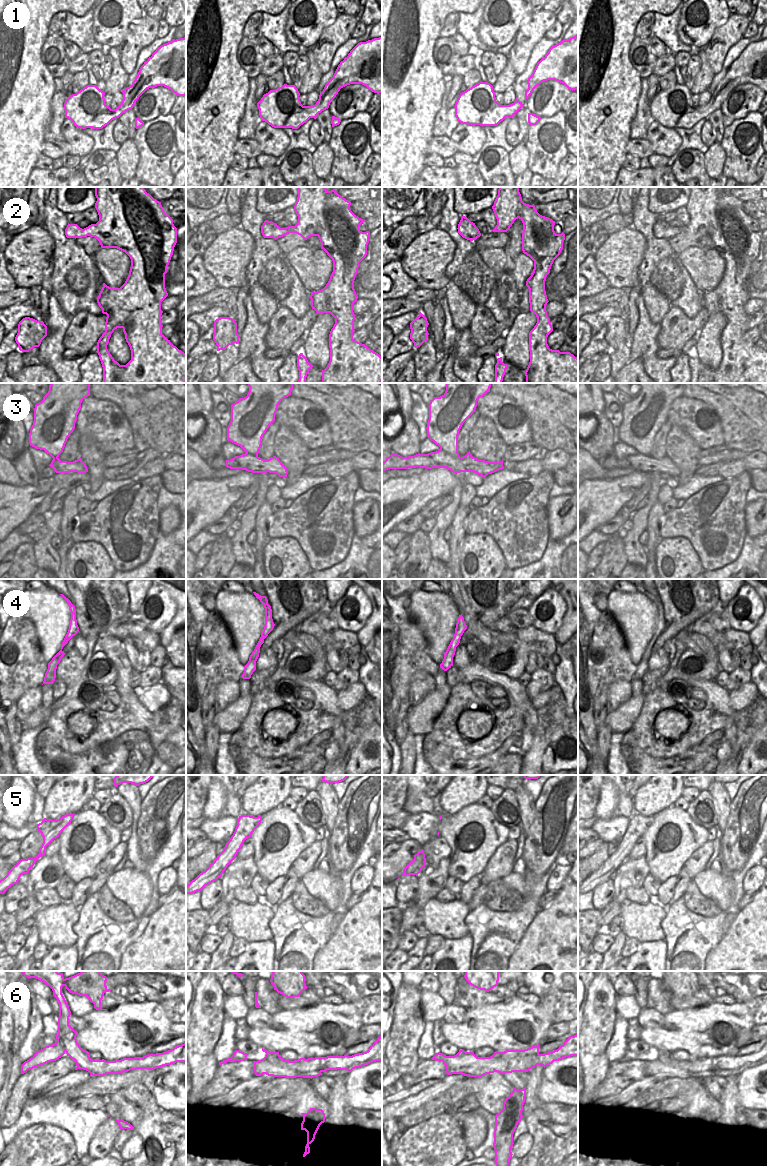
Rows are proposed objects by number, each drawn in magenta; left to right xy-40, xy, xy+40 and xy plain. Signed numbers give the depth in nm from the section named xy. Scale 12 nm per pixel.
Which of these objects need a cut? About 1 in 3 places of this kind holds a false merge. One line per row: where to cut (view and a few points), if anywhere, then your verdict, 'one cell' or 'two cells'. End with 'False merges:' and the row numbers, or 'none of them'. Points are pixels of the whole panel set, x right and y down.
1: no cut; one cell
2: no cut; one cell
3: cut in xy+40 along (440, 448), (453, 456), (458, 455); two cells
4: cut in xy along (255, 662), (251, 661), (246, 665); two cells
5: no cut; one cell
6: cut in xy+40 along (492, 1055), (505, 1059), (508, 1062), (506, 1072); two cells
False merges: 3, 4, 6

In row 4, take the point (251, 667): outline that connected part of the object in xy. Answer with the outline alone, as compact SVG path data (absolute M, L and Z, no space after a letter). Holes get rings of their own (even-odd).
M251 661L248 665L244 666L244 672L242 674L243 679L250 679L253 672L256 670L256 664L254 661Z

